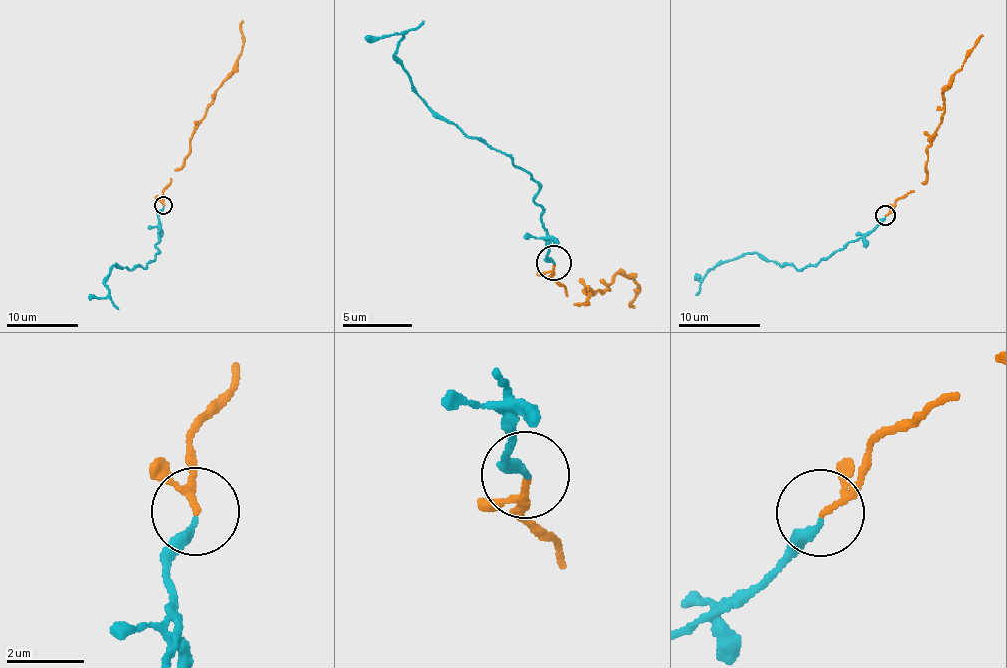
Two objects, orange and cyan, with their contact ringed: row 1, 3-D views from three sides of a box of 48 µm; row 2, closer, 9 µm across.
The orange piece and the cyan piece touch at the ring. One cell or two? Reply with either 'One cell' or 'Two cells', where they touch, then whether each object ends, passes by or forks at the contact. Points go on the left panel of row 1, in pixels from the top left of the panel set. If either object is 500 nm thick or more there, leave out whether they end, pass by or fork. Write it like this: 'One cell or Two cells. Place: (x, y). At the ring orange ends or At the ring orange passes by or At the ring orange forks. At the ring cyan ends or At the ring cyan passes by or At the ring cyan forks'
One cell. Place: (163, 205). At the ring orange passes by. At the ring cyan ends

